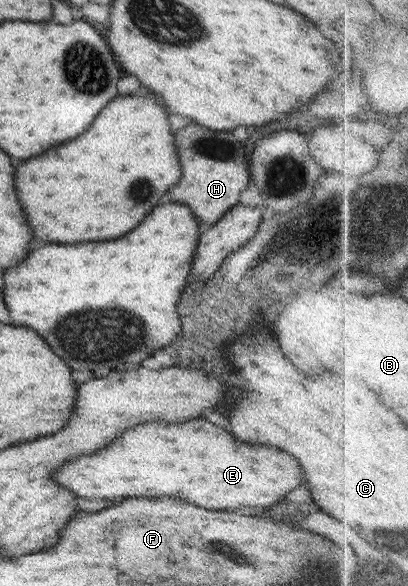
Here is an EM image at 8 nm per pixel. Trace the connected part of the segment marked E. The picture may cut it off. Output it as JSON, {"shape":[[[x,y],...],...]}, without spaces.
{"shape":[[[185,420],[179,424],[153,422],[139,424],[123,431],[109,446],[93,452],[73,457],[55,469],[53,480],[71,490],[81,498],[99,498],[99,500],[115,500],[121,502],[127,498],[159,498],[163,494],[171,498],[181,498],[189,504],[207,510],[235,510],[235,508],[267,508],[277,504],[287,496],[289,490],[301,486],[301,468],[293,456],[269,446],[255,446],[235,440],[227,430],[207,422],[207,420]]]}

